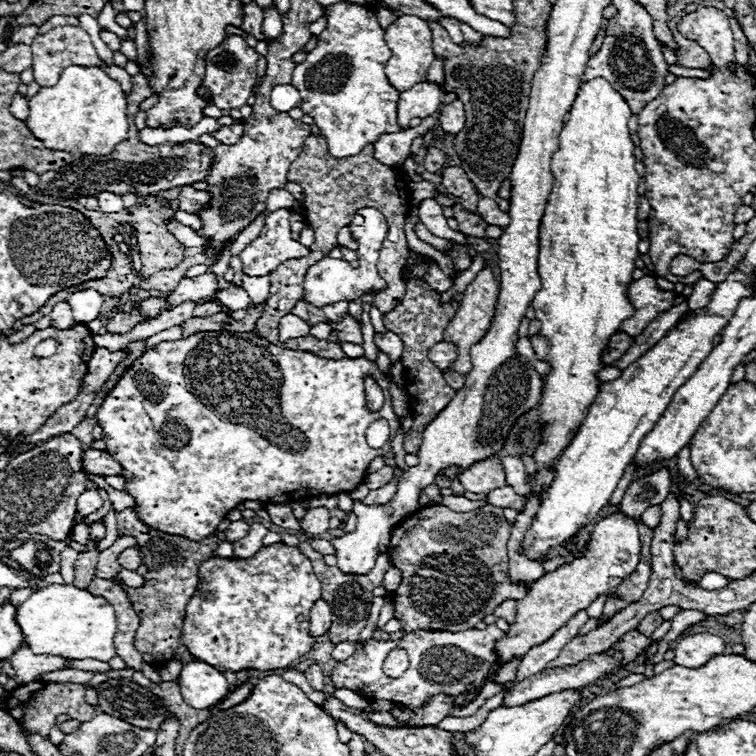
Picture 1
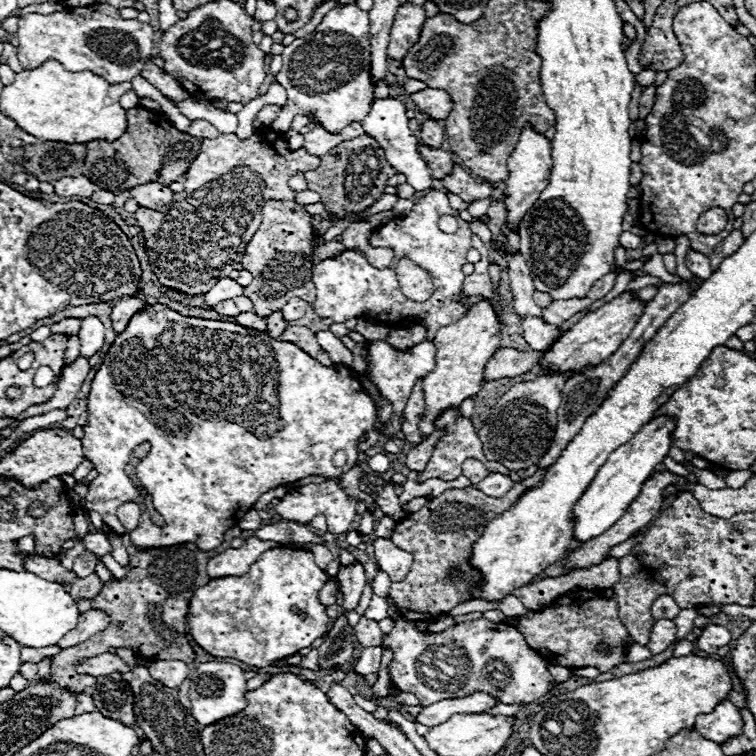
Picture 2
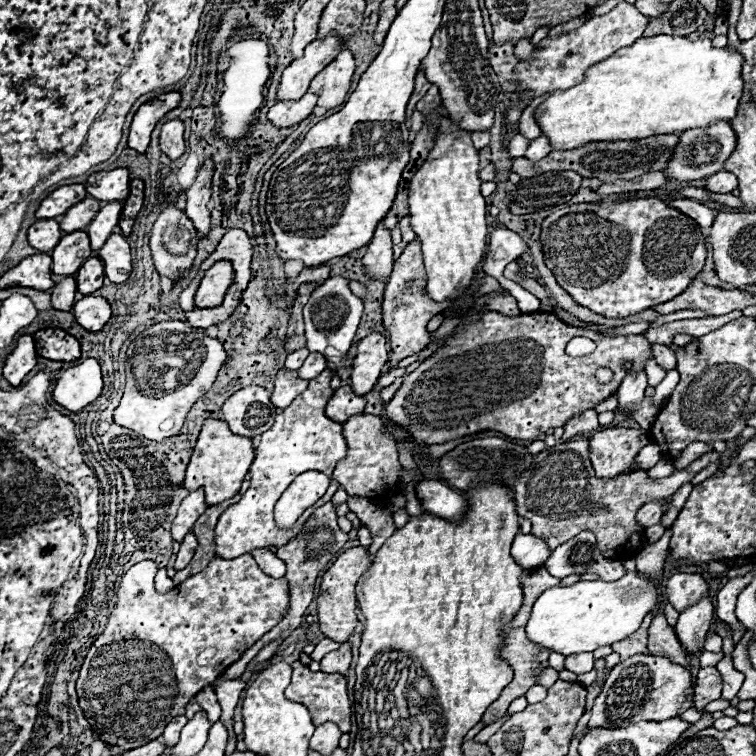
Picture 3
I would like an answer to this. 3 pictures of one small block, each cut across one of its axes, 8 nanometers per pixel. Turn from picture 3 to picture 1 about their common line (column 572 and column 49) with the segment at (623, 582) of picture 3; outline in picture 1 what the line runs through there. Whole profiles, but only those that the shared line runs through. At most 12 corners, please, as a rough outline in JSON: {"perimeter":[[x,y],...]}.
{"perimeter":[[72,584],[16,606],[34,654],[112,654],[114,608]]}

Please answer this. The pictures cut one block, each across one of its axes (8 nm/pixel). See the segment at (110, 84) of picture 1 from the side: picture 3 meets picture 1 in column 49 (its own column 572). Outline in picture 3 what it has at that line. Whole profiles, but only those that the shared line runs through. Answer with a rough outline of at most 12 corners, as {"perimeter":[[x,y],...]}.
{"perimeter":[[652,36],[554,90],[552,148],[732,120],[744,56]]}

